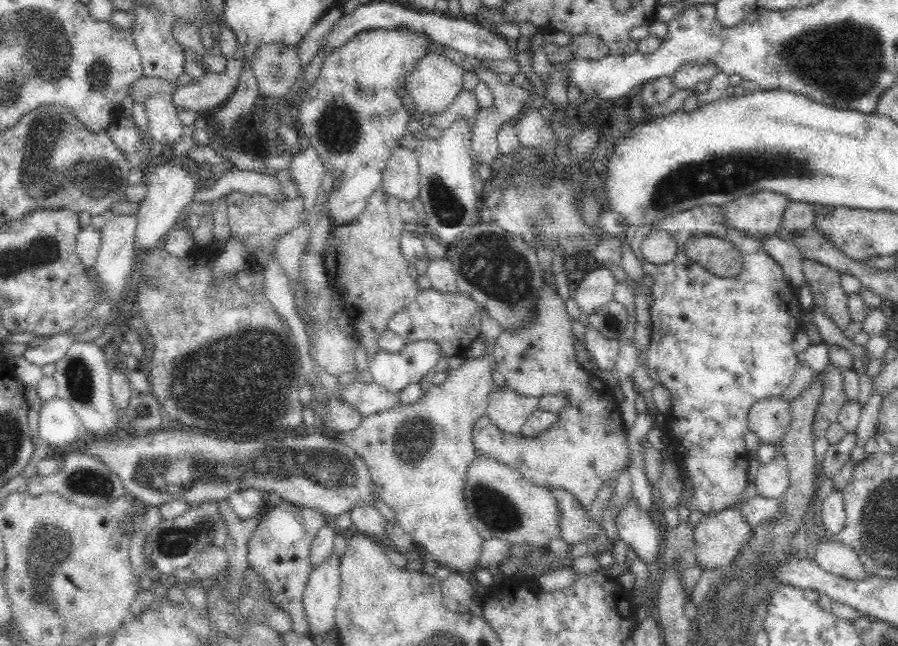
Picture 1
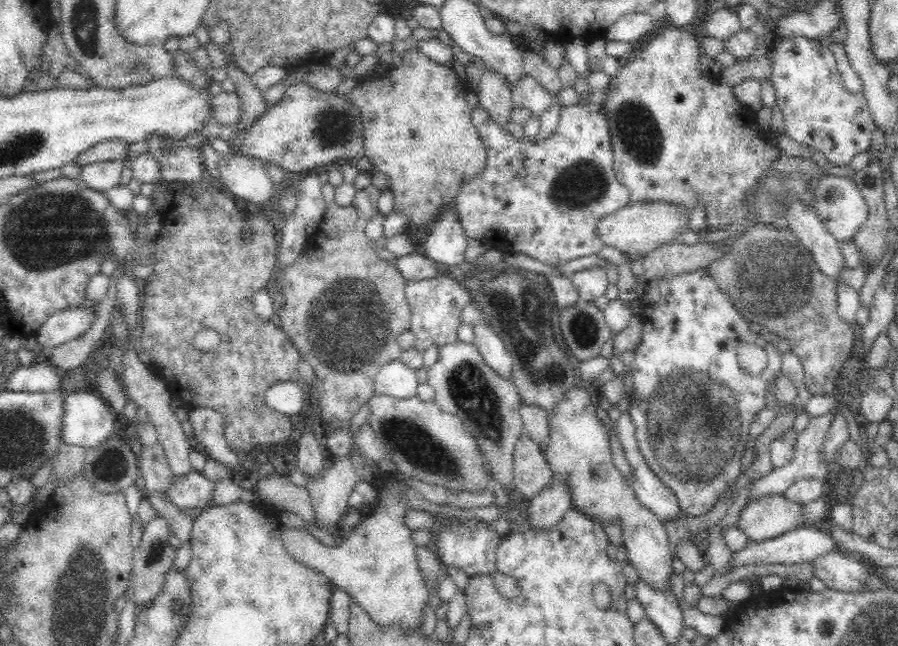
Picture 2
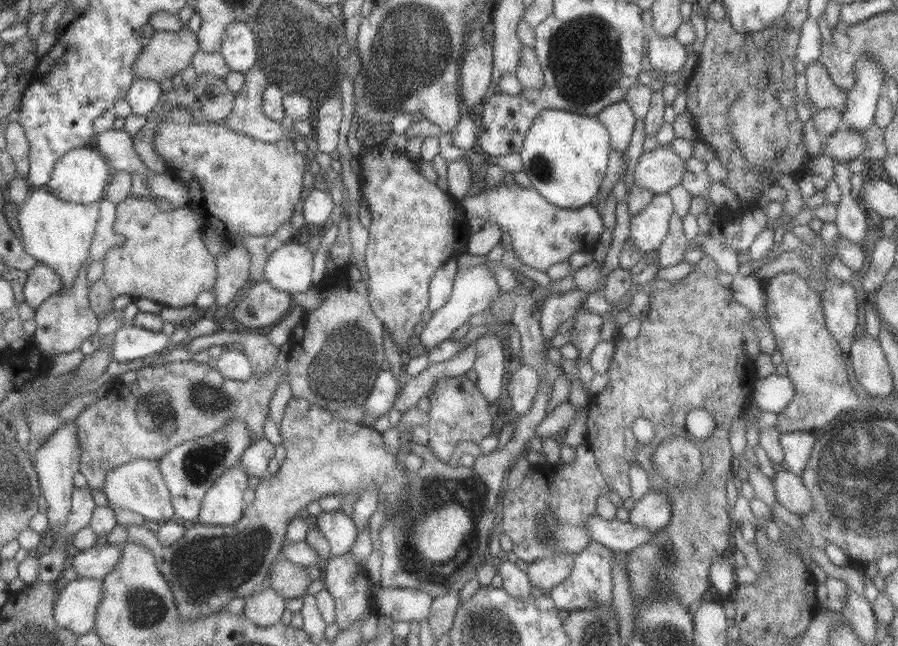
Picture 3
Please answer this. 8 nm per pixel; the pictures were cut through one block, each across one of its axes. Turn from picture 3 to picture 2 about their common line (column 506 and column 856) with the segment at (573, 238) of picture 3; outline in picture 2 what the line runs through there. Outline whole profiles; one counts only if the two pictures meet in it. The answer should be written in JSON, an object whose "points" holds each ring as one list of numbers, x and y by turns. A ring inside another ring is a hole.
{"points":[[828,175,818,181,812,208,839,246,848,240,853,240,853,236,860,230,860,226,868,220,869,216,867,202,860,192,859,186,856,186,853,180,836,175]]}

